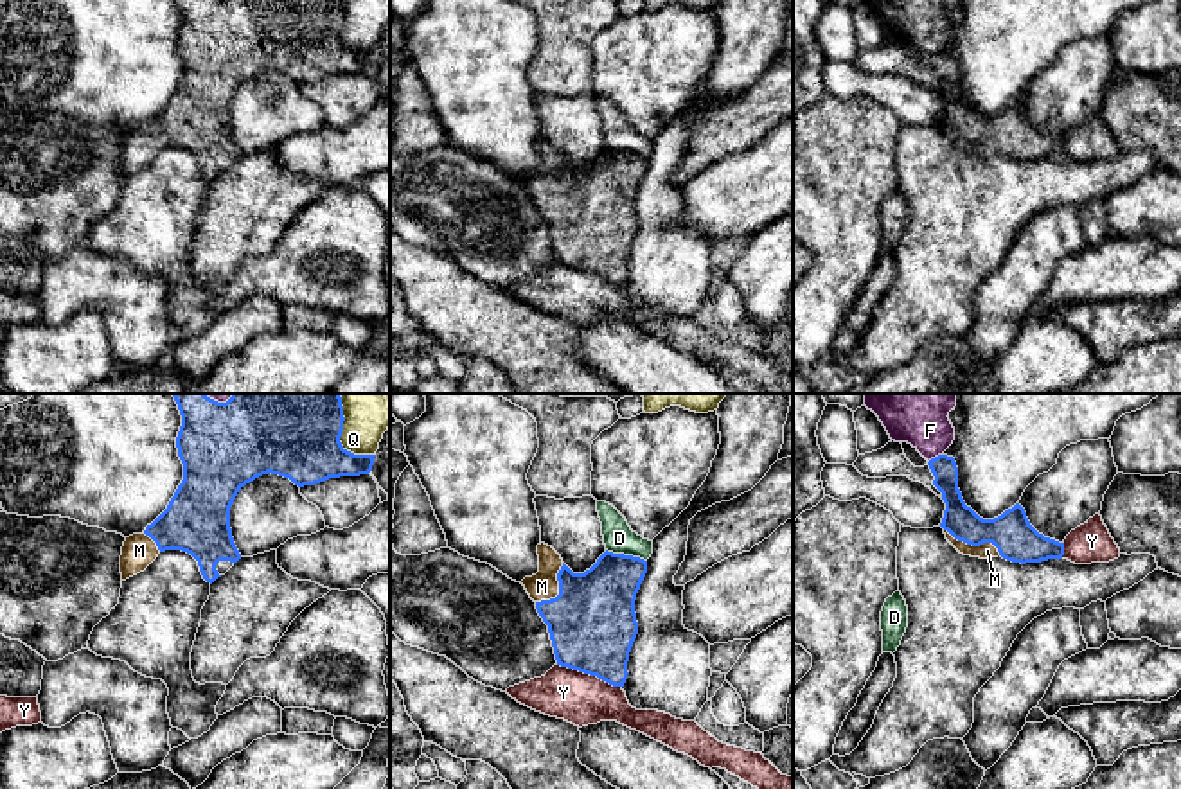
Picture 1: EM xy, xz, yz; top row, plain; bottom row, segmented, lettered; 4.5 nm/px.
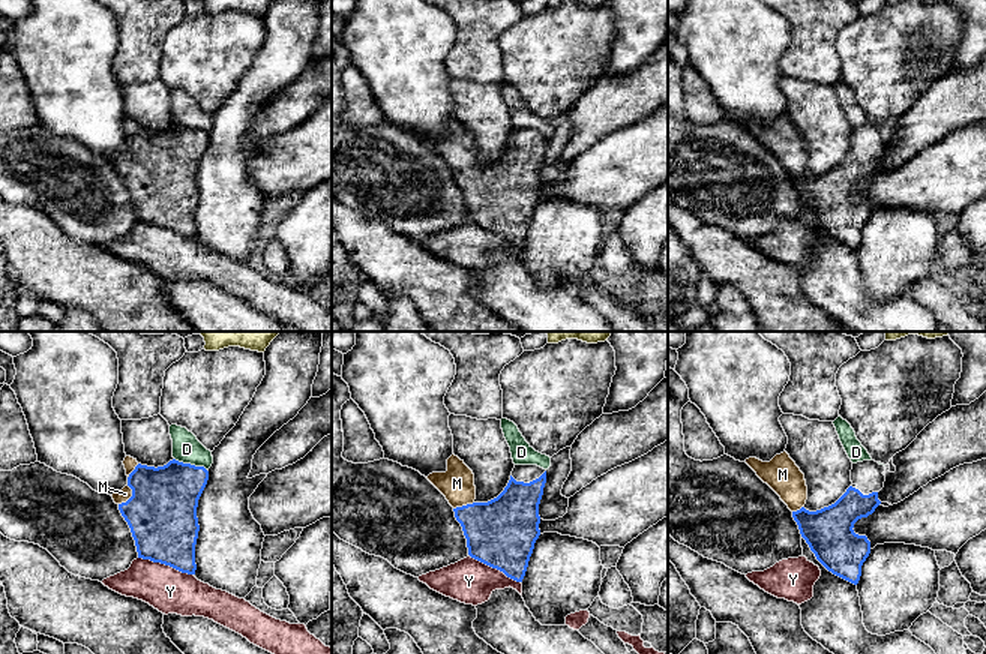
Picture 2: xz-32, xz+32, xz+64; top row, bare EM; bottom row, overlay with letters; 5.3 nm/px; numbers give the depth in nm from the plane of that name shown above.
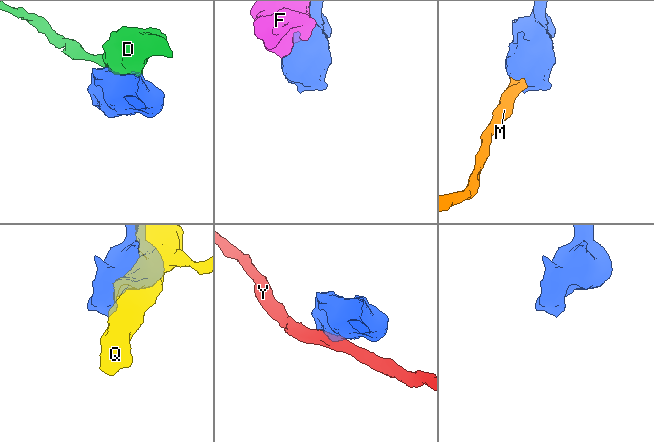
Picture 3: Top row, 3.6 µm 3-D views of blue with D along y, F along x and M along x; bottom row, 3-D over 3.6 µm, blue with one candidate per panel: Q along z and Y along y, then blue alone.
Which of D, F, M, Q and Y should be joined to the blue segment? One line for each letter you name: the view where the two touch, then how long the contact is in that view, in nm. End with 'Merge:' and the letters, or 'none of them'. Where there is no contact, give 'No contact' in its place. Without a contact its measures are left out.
M: Touches blue in yz. Shared border 280 nm
Merge: M

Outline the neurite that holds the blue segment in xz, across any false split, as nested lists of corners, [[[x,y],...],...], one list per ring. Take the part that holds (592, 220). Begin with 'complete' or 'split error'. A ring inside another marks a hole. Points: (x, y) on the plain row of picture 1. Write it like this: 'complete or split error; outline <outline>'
split error; outline [[[537,142],[539,169],[525,174],[525,183],[543,219],[548,223],[557,262],[624,284],[633,239],[638,232],[635,198],[647,171],[647,158],[604,149],[584,171],[573,171],[548,142]]]

